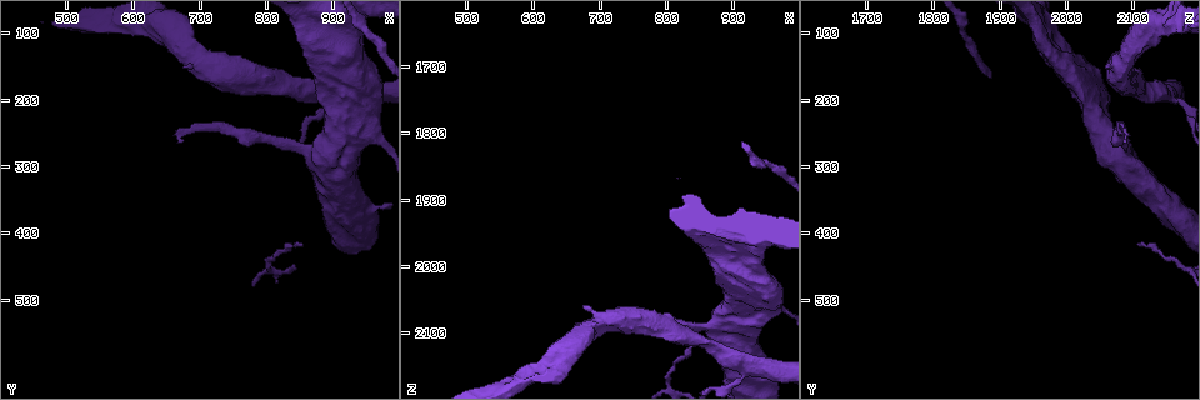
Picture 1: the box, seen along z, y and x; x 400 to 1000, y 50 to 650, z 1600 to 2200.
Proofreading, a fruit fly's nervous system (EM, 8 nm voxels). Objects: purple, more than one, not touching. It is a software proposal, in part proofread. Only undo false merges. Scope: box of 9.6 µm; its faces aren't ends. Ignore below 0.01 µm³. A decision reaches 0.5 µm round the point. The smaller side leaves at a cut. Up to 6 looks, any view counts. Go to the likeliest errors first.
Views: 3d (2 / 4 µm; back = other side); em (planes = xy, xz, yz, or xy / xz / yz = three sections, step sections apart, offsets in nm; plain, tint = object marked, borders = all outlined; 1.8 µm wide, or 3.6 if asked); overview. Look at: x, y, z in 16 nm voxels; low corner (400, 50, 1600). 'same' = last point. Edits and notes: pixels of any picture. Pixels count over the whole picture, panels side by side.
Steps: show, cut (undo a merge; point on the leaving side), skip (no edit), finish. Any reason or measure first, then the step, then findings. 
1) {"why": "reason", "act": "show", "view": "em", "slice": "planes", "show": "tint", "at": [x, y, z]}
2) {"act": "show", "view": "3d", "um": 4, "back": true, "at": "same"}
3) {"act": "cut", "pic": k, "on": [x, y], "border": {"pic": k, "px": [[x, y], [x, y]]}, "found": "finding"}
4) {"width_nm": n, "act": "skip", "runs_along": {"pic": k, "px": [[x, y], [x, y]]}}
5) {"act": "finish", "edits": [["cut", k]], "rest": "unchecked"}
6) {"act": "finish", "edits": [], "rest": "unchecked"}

{"why": "calibre changes", "act": "show", "view": "em", "um": 3.6, "slice": "planes", "show": "tint", "at": [745, 250, 2080]}

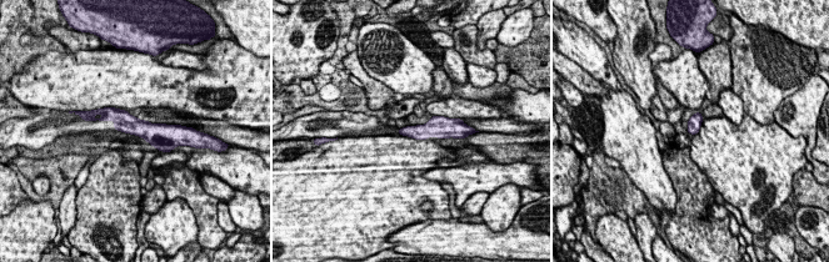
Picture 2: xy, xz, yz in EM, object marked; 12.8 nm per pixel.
{"act": "skip", "runs_along": {"pic": 2, "px": [[99, 116], [168, 129]]}, "found": "all the same neuron"}

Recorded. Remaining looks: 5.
{"why": "abrupt turn", "act": "show", "view": "3d", "um": 4, "at": [800, 440, 2170]}

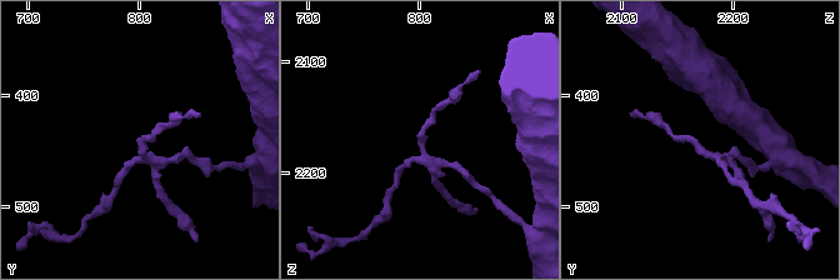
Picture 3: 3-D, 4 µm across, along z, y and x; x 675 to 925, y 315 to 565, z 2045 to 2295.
{"act": "show", "view": "em", "slice": "xy", "step": 16, "show": "plain", "at": [798, 444, 2170]}

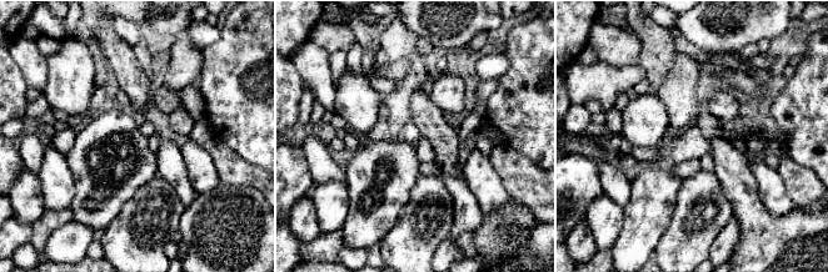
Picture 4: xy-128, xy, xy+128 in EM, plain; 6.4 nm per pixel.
{"why": "with the object marked", "act": "show", "view": "em", "slice": "xy", "step": 16, "show": "tint", "at": "same"}

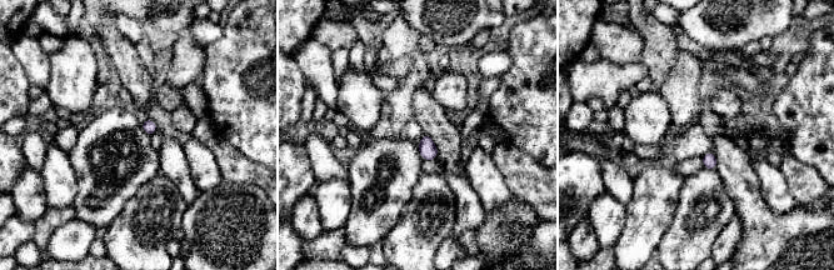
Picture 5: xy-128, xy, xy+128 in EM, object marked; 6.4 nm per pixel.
{"width_nm": 80, "act": "skip", "found": "one neuron here"}

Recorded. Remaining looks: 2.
{"act": "finish", "edits": [], "rest": "unchecked"}

